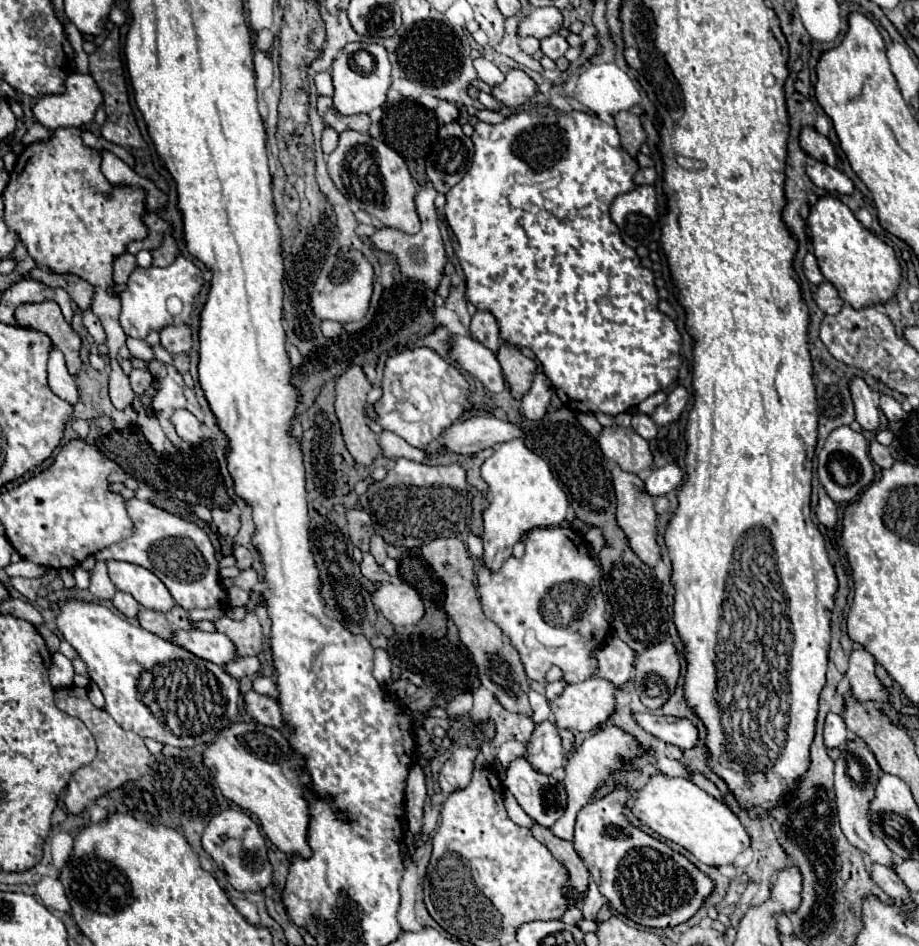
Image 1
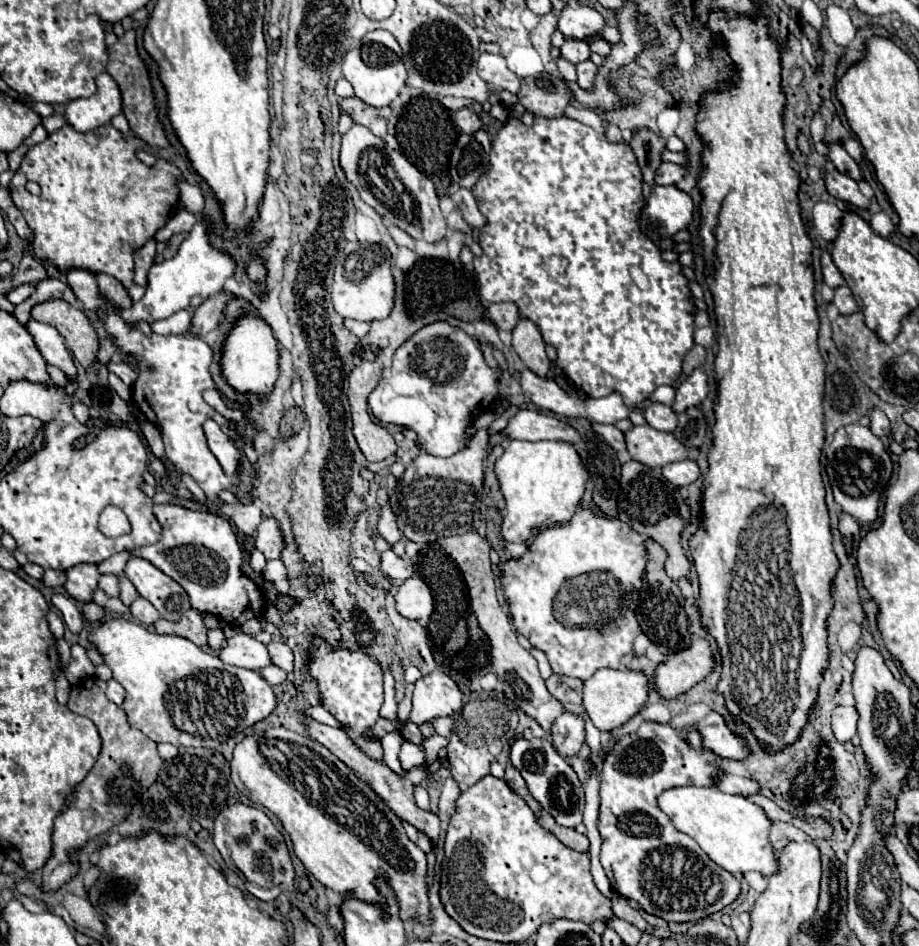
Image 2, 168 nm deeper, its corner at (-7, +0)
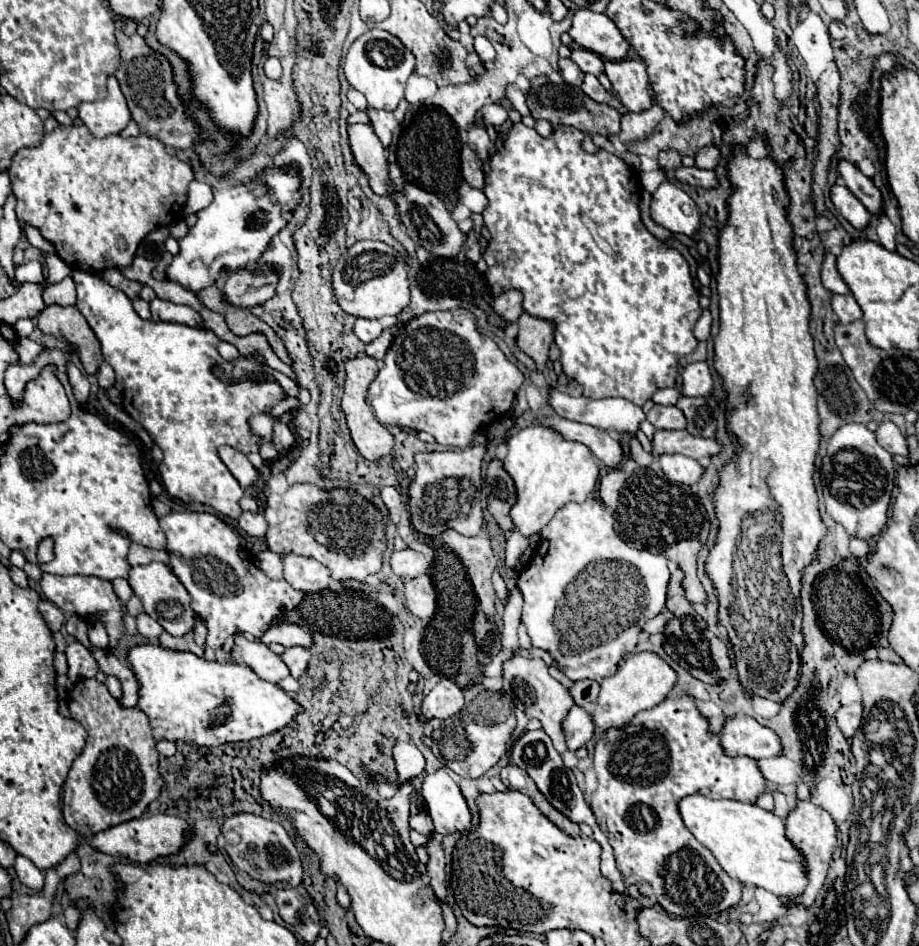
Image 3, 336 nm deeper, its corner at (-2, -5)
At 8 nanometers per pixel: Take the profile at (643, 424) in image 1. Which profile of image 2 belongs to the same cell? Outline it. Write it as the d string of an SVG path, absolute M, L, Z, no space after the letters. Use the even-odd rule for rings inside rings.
M654 402L652 406L644 410L644 416L652 428L662 430L662 432L674 432L678 426L678 414L666 404Z

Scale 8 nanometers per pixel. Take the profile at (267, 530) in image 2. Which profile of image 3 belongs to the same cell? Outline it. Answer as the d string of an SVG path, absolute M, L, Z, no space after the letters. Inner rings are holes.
M299 483L289 487L281 495L271 495L265 503L263 517L269 523L267 529L267 547L269 551L277 555L301 555L301 557L313 557L315 561L323 563L327 569L331 569L333 579L357 579L365 581L367 575L377 573L381 569L381 553L385 549L383 543L383 515L379 509L375 509L371 503L361 499L353 491L335 489L335 491L323 491L319 487L313 487L309 483Z

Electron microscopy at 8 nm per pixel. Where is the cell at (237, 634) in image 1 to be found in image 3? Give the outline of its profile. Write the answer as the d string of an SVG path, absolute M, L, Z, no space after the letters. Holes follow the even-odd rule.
M289 647L285 649L285 653L281 655L283 663L289 667L291 671L291 677L299 679L307 667L307 661L309 661L309 653L303 649L303 647Z

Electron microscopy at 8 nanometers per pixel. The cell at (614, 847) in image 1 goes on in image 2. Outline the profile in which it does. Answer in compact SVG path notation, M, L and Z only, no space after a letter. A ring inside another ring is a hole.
M642 722L640 728L632 734L624 734L618 738L614 748L606 754L604 766L600 772L600 818L598 830L602 836L602 852L600 862L612 882L612 888L624 896L634 898L646 912L656 914L670 922L698 922L714 912L720 912L728 904L732 904L740 894L740 882L720 868L716 862L708 858L708 854L688 836L674 828L668 814L664 814L656 800L658 796L676 786L714 786L716 778L722 774L720 764L726 758L716 756L712 750L694 750L688 740L680 736L676 728L670 724Z

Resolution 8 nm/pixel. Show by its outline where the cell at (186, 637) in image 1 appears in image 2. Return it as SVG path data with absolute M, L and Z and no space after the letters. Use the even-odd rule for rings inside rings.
M244 632L228 640L228 646L220 654L220 660L248 670L262 670L272 664L272 658L268 656L268 648Z

